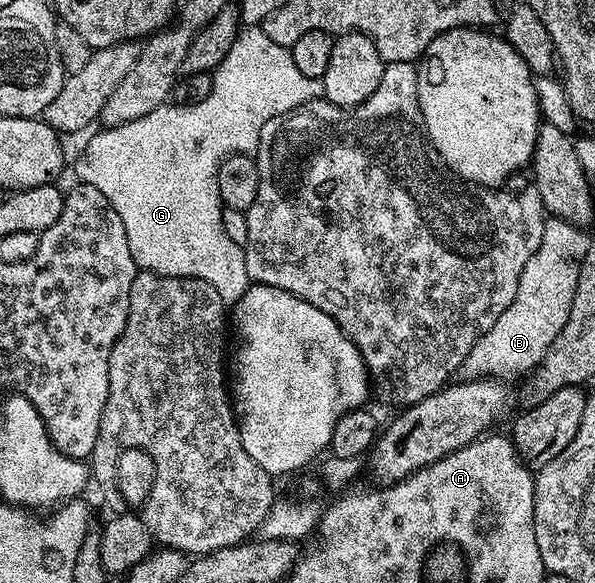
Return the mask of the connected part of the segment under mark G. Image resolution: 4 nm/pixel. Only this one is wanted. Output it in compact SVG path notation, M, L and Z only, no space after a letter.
M260 27L241 28L240 32L236 34L230 51L226 51L226 59L222 59L222 63L217 69L212 70L211 75L210 95L206 95L206 99L202 99L198 103L193 105L165 103L157 107L156 110L150 111L144 118L123 122L112 128L101 128L99 130L101 133L94 134L84 145L84 150L81 151L80 158L76 161L75 180L90 187L98 187L98 191L102 191L102 195L106 195L106 199L110 199L110 207L114 207L114 211L118 211L118 219L122 219L122 227L126 227L126 243L130 247L130 255L134 259L137 270L157 273L160 277L202 279L206 283L210 283L210 287L214 287L214 291L218 291L218 295L225 303L234 303L238 299L242 299L250 282L246 275L246 259L242 246L233 243L226 235L226 231L222 231L224 206L220 203L220 192L218 191L218 167L226 158L235 153L255 154L258 139L262 135L262 127L266 127L266 123L270 123L270 119L274 119L302 103L323 98L324 82L319 77L302 75L302 71L298 71L298 67L294 63L291 48L287 45L274 43L274 39L270 39L270 35L266 35L263 28Z

